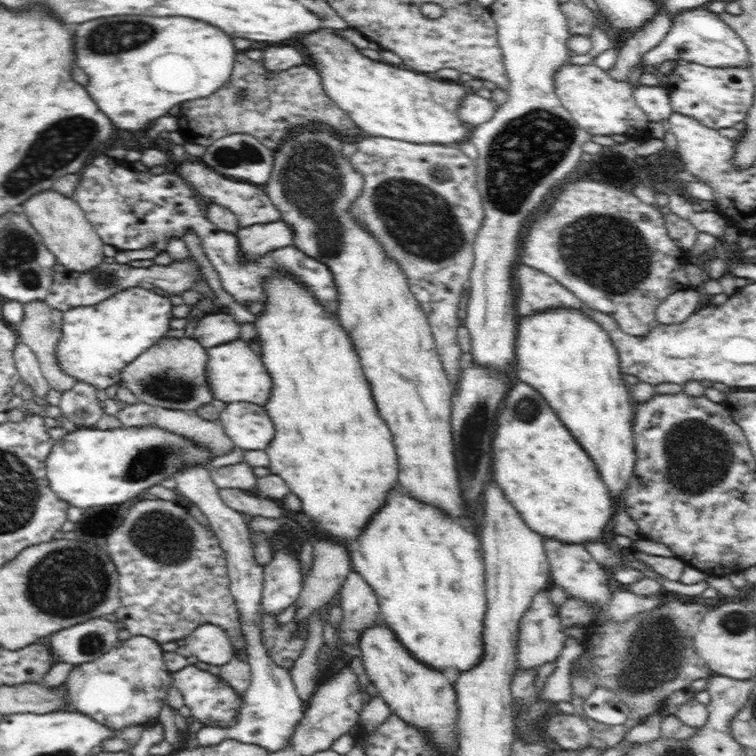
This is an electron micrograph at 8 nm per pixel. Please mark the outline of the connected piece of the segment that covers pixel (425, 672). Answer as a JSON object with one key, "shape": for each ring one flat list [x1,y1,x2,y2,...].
{"shape":[[383,621,364,627,359,632,357,647,361,650,365,674,396,716,411,726,418,724,430,730,434,740,442,746,458,745,457,694,451,677,415,660,399,644,395,634,385,626]]}

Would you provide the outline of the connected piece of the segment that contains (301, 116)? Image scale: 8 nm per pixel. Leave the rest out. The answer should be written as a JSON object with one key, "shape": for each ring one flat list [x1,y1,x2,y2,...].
{"shape":[[240,56,235,62,232,78,227,80,224,88,216,90,212,98,200,98,200,102,186,102,182,106,182,112,177,117,180,120,180,134,184,134,184,138,208,147,225,136,246,134,257,138,268,148,276,148,292,128,318,122,332,126,342,136,360,134,362,138,365,137,344,110,322,92,320,78,313,66,298,65,282,70,282,74,270,76,270,72,274,71,264,70,264,66,254,60]]}

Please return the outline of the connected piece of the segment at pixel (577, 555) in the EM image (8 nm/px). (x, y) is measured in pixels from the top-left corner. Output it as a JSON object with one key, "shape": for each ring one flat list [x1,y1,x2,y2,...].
{"shape":[[543,538,546,556,550,567,550,583,553,587,564,588,570,597,580,597,594,605,598,605,600,610,605,609,605,604,612,594,612,588,608,586,610,574,581,546,568,545,553,538]]}

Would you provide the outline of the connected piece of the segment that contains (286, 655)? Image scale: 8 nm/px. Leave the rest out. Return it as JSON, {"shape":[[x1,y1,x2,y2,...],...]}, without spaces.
{"shape":[[268,614,264,618,264,626,261,630,261,638,265,646,265,652,268,652,269,658,273,662,278,662,281,668,290,668,295,664,298,654,302,653,302,640,290,640,290,626,284,628,274,628,274,618]]}

